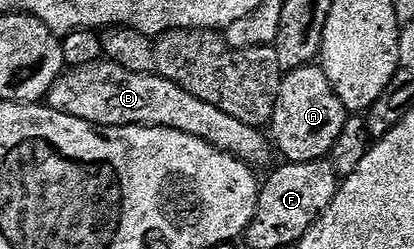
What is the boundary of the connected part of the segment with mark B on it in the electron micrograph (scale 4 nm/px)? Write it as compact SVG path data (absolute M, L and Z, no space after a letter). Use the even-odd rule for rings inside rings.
M101 58L90 64L67 67L50 91L49 107L57 112L84 118L93 124L124 126L125 124L149 124L156 128L176 128L193 136L200 136L239 159L259 166L270 156L272 144L261 127L246 124L234 118L220 106L196 98L176 82L154 72L134 72L113 58Z

